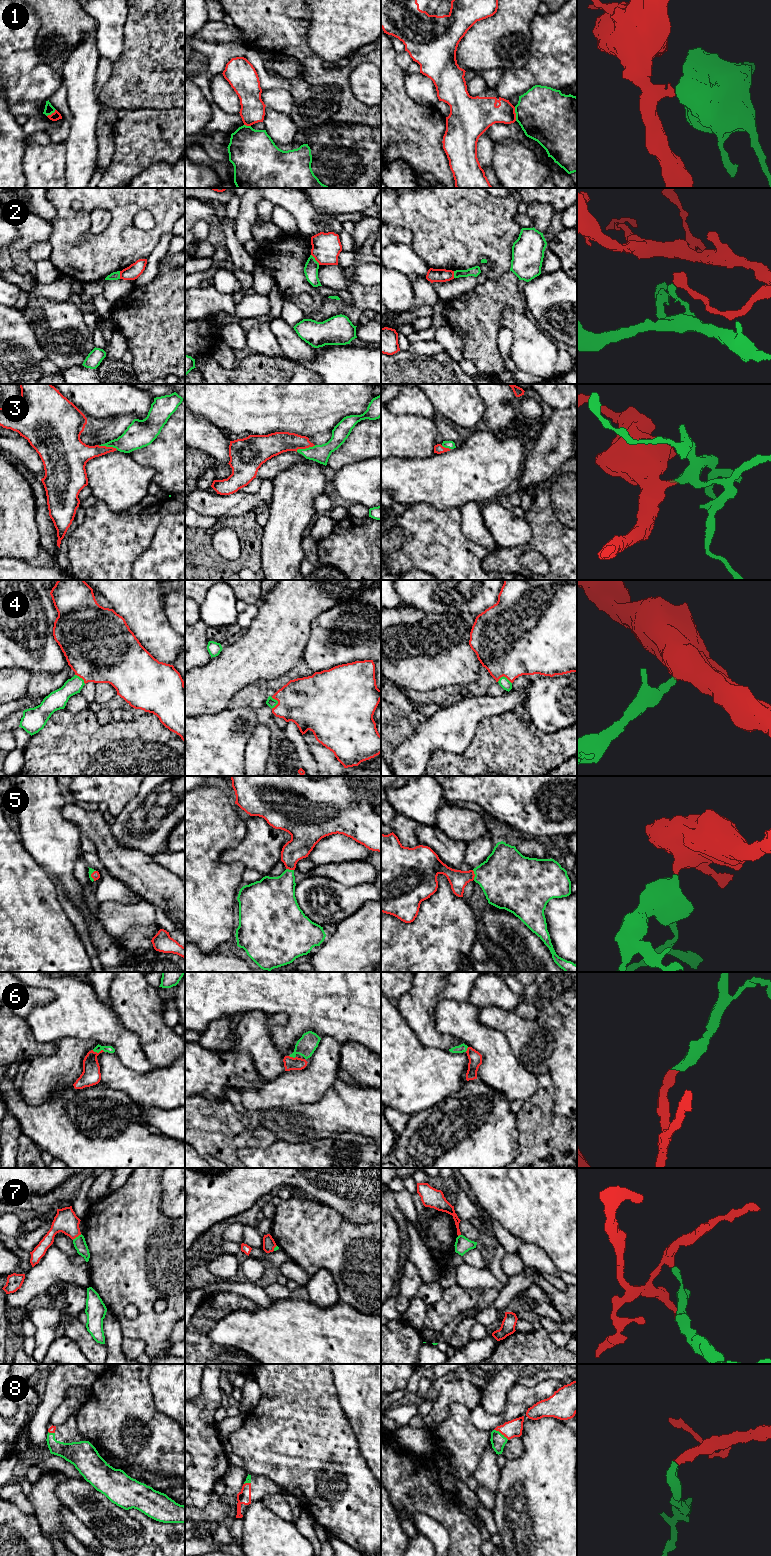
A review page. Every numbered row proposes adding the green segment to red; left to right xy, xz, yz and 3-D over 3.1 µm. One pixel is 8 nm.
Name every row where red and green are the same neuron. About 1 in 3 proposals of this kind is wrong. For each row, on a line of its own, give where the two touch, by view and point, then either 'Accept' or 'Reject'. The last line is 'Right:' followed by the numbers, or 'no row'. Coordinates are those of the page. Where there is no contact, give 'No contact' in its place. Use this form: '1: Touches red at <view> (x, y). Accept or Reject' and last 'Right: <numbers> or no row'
1: Touches red at yz (515, 114). Reject
2: Touches red at xz (315, 259). Reject
3: Touches red at xz (305, 448). Accept
4: Touches red at yz (504, 676). Accept
5: Touches red at yz (474, 875). Accept
6: Touches red at xy (99, 1052). Accept
7: Touches red at xy (76, 1236). Reject
8: Touches red at yz (501, 1433). Accept
Right: 3, 4, 5, 6, 8

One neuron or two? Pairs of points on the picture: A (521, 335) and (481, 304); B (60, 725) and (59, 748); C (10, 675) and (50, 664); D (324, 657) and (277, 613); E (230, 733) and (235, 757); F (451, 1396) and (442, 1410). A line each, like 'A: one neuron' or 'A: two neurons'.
A: two neurons
B: one neuron
C: two neurons
D: two neurons
E: one neuron
F: one neuron

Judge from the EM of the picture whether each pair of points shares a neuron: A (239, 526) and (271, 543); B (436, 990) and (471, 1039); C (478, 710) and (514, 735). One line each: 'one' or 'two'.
A: two
B: two
C: two

